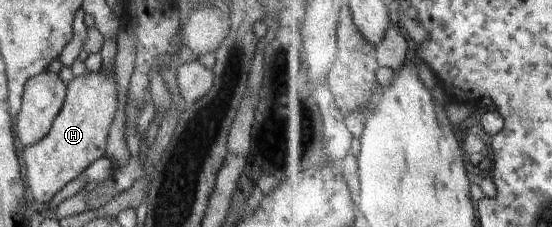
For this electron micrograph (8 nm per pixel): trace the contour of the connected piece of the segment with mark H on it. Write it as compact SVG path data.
M102 70L72 79L62 109L46 137L25 147L22 153L26 166L25 181L36 203L46 206L65 185L94 161L106 156L109 129L118 105L116 82L115 75L106 75Z

